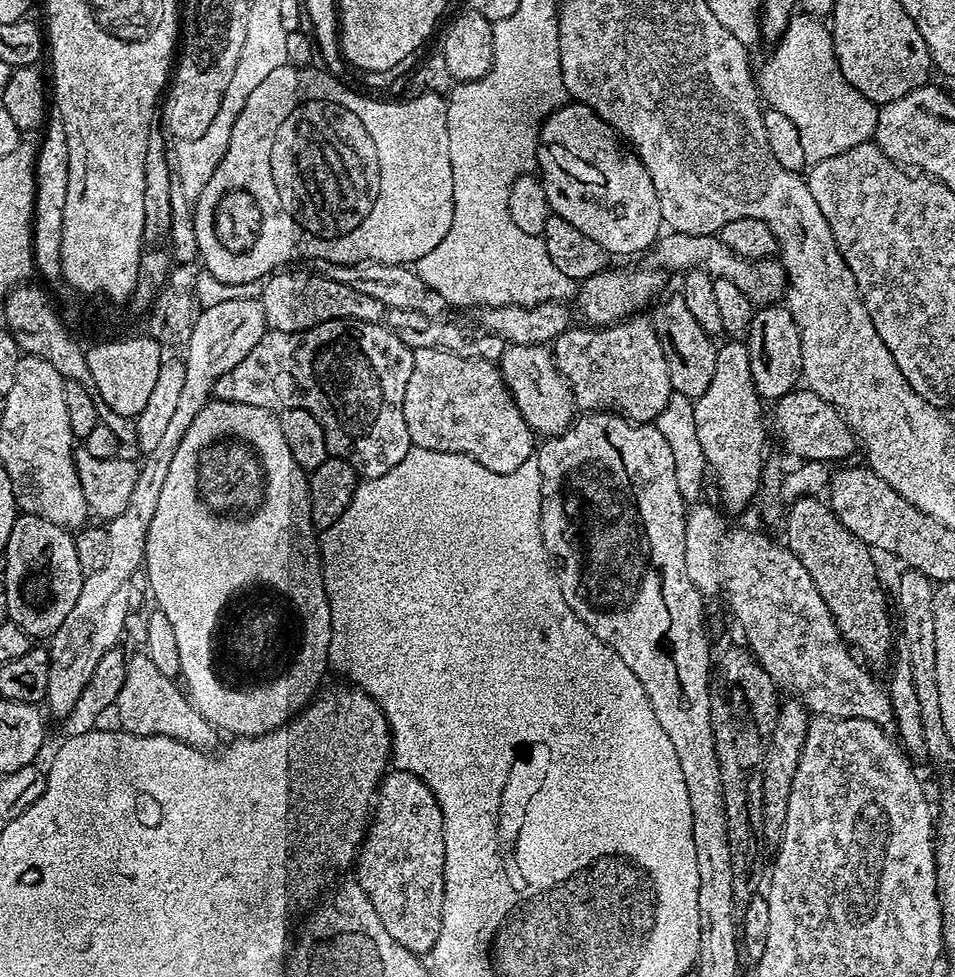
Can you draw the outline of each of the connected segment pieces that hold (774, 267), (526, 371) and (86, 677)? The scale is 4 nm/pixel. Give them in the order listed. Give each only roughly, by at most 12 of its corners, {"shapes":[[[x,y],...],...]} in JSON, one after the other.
{"shapes":[[[669,231],[648,251],[651,268],[702,267],[734,282],[757,307],[788,292],[783,263],[745,258],[717,235]],[[512,342],[500,377],[533,433],[577,415],[572,386],[543,344]],[[196,322],[176,423],[139,467],[109,554],[50,637],[46,705],[70,716],[119,643],[174,450],[217,378],[264,337]]]}

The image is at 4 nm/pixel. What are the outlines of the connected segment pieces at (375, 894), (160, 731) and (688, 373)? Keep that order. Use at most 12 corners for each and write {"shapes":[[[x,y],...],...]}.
{"shapes":[[[389,771],[355,879],[394,942],[427,957],[444,901],[444,814]],[[149,655],[131,657],[121,729],[208,750],[217,729]],[[683,298],[656,312],[673,393],[696,401],[714,378],[713,337]]]}

